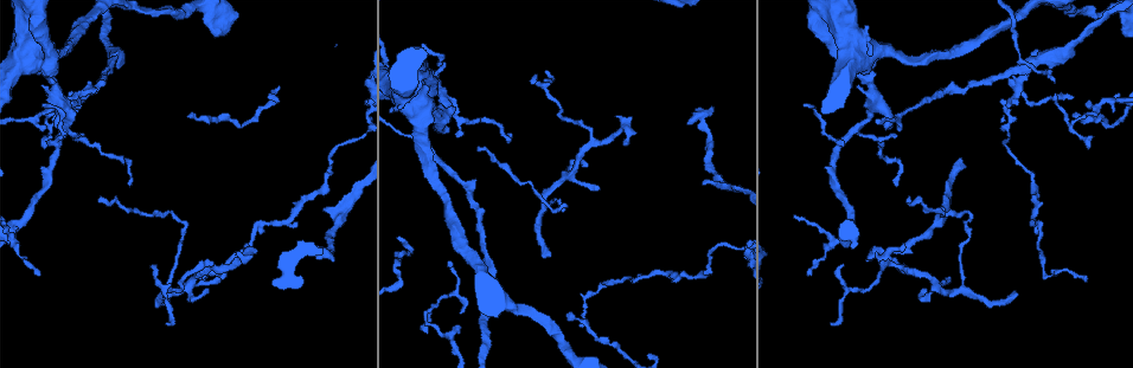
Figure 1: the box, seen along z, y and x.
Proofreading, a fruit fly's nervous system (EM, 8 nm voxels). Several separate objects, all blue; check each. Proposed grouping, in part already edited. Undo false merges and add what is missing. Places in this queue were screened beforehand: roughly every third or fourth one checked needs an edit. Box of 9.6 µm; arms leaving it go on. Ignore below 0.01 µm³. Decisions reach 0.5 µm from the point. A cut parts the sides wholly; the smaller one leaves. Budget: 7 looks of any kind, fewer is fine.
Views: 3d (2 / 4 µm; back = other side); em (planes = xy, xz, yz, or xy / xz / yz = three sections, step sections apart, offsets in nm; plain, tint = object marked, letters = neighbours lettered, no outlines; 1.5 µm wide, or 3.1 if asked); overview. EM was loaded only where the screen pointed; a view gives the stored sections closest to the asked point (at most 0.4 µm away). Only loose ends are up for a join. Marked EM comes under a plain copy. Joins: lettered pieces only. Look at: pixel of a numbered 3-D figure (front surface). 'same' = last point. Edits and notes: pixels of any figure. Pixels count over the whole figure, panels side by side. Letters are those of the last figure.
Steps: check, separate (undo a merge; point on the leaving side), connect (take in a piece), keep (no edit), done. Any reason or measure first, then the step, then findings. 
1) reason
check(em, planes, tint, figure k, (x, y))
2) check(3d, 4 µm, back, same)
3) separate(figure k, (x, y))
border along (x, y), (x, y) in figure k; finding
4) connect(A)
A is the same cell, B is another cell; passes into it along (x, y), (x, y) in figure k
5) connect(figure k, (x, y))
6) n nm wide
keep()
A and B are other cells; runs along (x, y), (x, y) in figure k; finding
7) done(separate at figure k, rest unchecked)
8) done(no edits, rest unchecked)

thin end
check(em, planes, letters, figure 1, (549, 254))

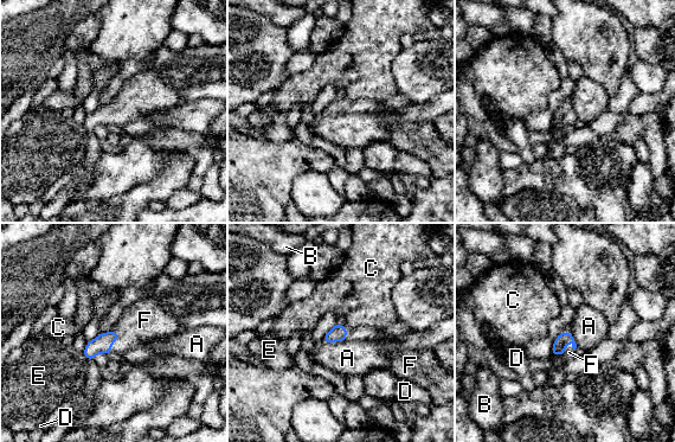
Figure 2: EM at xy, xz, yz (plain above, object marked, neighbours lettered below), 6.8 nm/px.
F touches over 170 nm
connect(F)
F is the same cell, A, B, C, D and E are other cells; passes into it along (102, 344), (113, 343), (142, 321) in figure 2; the cell continues

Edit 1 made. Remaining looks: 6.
see it whole again
check(overview)

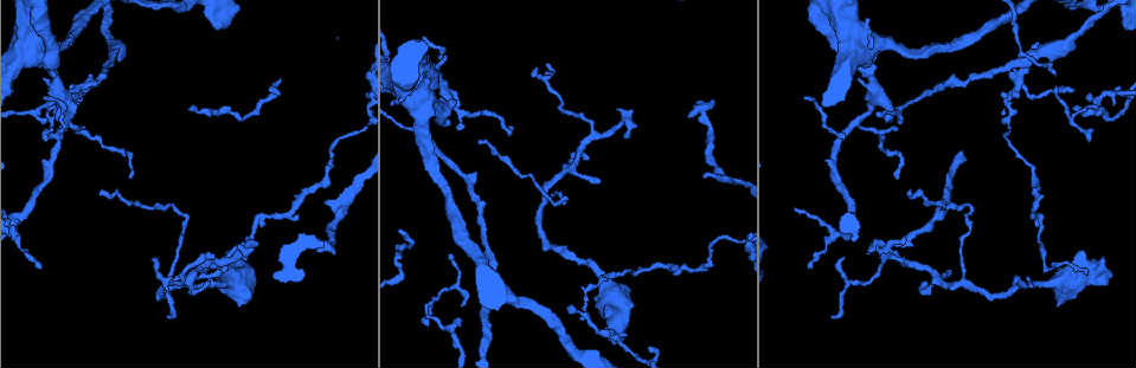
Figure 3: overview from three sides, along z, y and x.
an open end
check(3d, 4 µm, figure 3, (531, 76))

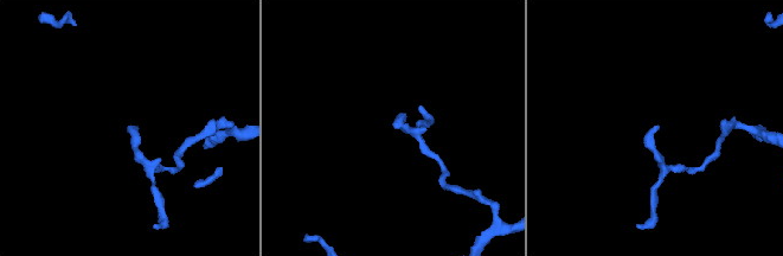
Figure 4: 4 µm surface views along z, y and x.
now the EM
check(em, yz, step 8, letters, figure 4, (656, 127))

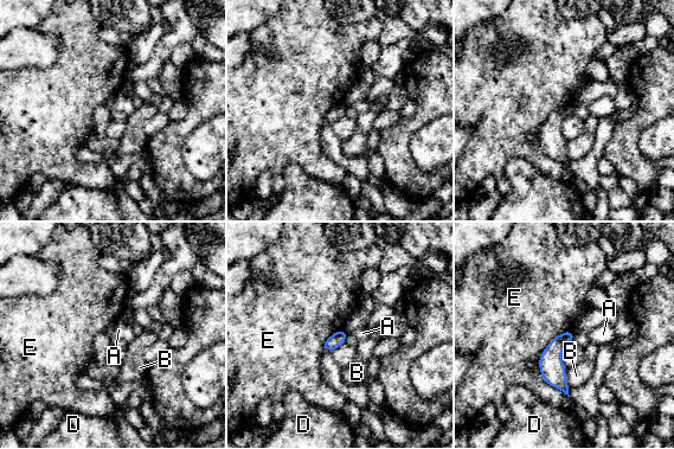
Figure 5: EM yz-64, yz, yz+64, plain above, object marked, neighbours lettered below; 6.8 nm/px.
keep()
A, B, D and E are other cells; border along (571, 329), (539, 359), (569, 396) in figure 5; none of them fits

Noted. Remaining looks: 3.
done(connect at figure 2, rest unchecked)

